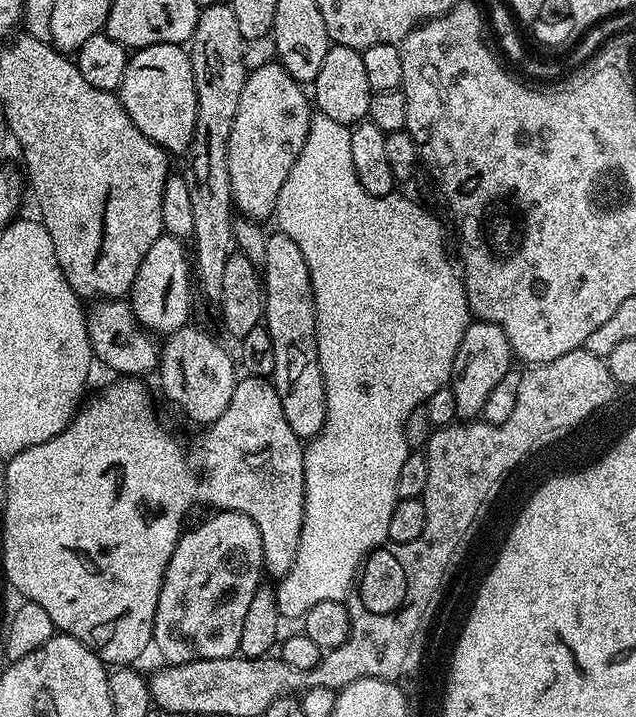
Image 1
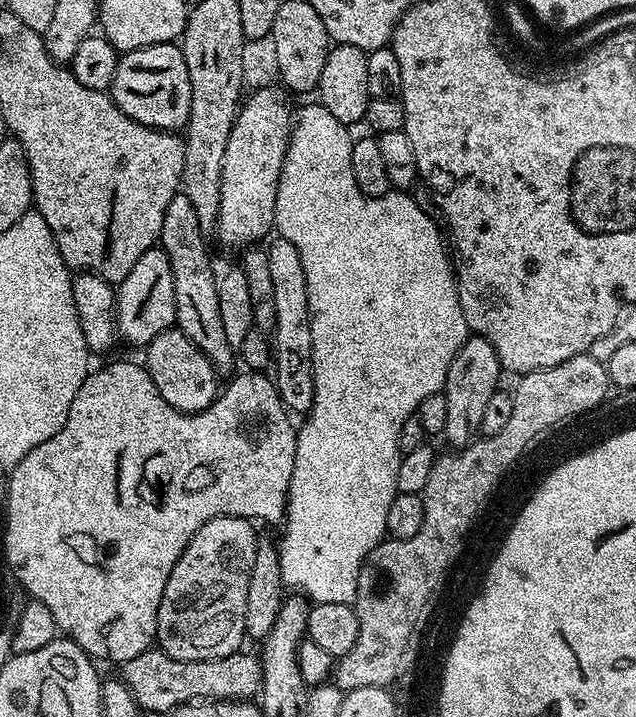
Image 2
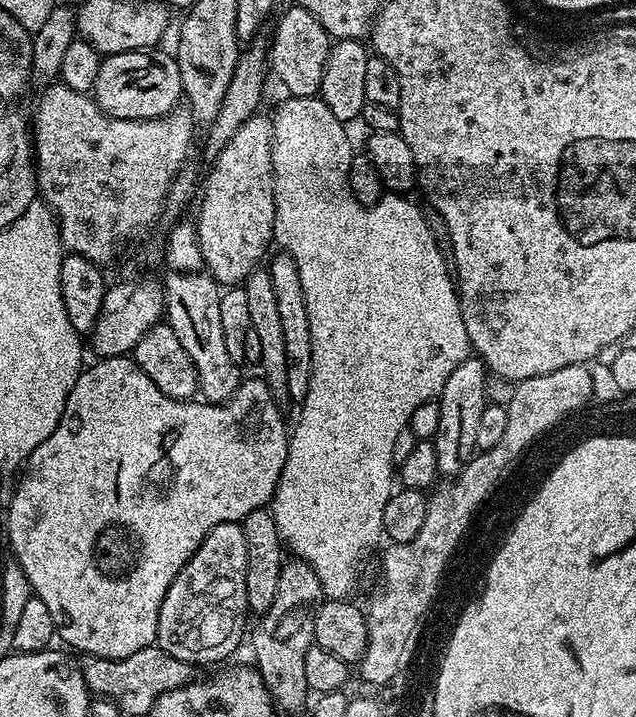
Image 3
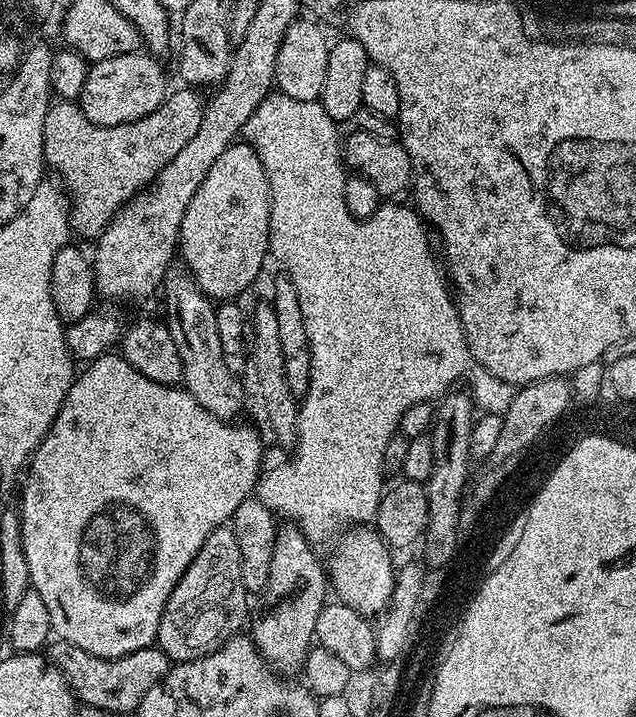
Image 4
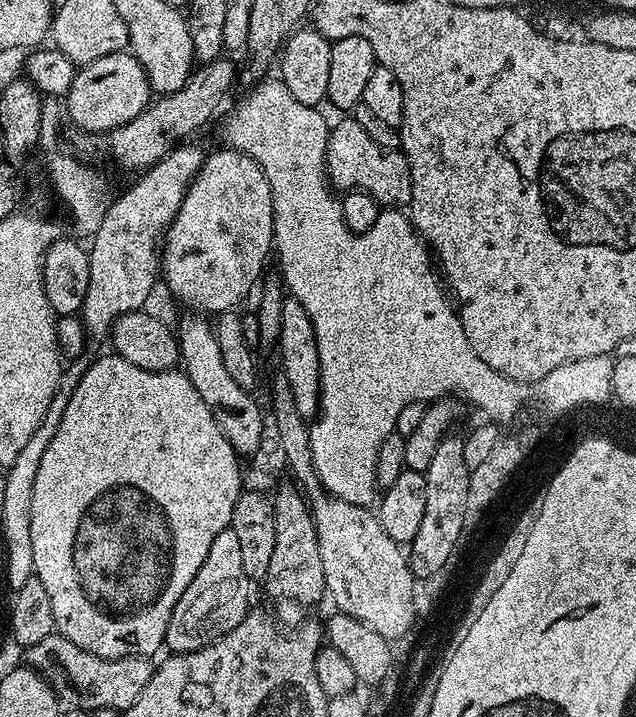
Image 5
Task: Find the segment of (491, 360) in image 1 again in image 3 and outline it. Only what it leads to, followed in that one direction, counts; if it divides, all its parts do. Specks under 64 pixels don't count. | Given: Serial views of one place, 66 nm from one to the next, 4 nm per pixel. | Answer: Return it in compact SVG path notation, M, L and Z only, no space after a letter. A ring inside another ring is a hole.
M472 354L458 366L454 366L454 374L446 378L446 386L442 386L438 397L440 413L438 414L438 430L432 437L434 468L444 478L451 478L476 455L478 449L478 421L482 410L489 404L488 381L490 373L479 356Z

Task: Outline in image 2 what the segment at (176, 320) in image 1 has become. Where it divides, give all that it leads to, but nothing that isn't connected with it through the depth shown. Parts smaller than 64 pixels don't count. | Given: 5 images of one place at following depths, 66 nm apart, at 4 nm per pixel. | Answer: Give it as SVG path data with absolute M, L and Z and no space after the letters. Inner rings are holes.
M160 246L146 250L146 254L134 262L134 270L122 278L115 293L116 330L121 341L146 346L176 324L174 274L171 273L170 258Z

